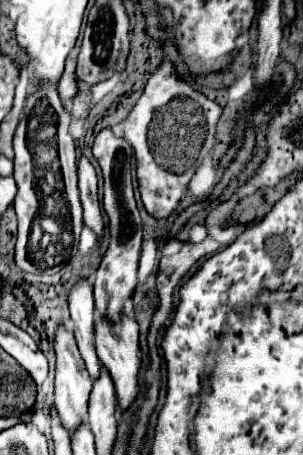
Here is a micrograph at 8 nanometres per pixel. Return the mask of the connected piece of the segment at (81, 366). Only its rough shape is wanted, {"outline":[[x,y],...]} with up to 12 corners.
{"outline":[[73,332],[55,336],[55,408],[73,434],[87,420],[93,380]]}

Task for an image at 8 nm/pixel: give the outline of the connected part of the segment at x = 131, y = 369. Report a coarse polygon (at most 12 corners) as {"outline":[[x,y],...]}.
{"outline":[[97,320],[95,342],[121,412],[139,396],[139,326]]}

